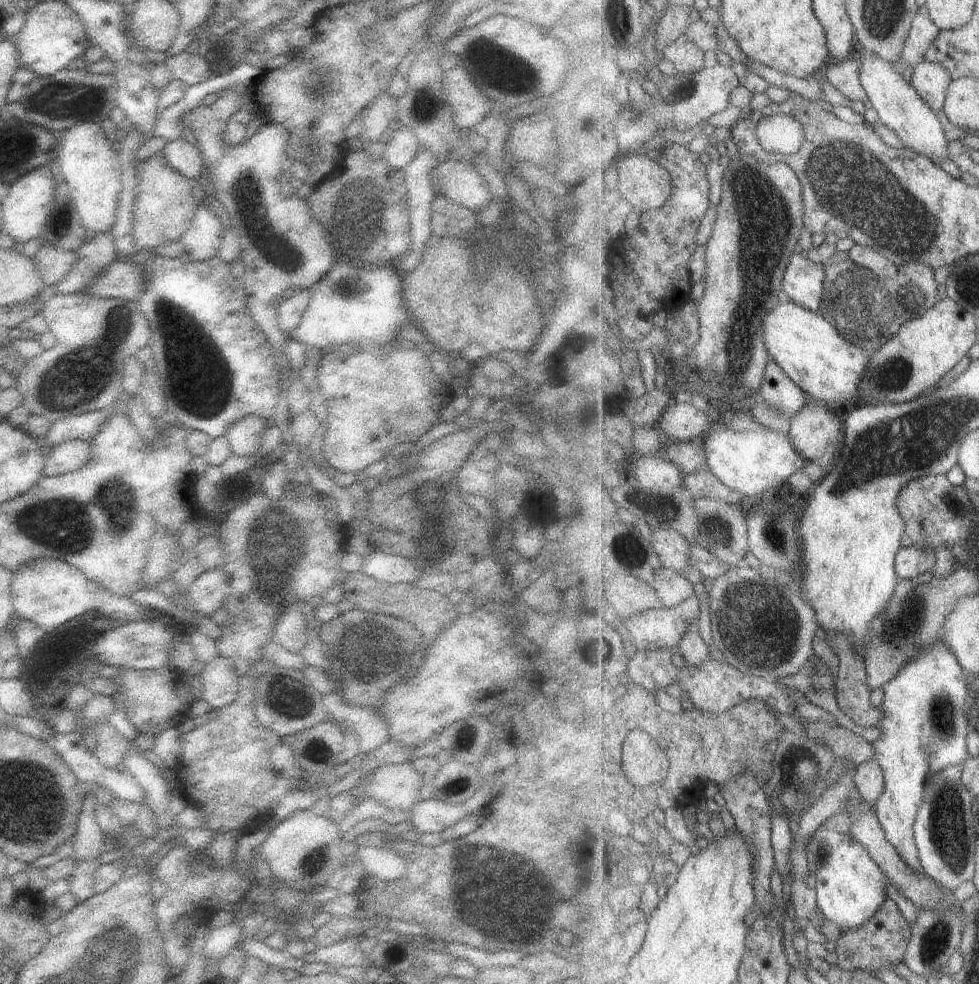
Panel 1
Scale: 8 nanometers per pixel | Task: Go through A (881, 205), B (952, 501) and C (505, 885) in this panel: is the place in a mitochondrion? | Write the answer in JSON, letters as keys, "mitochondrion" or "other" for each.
{"A":"mitochondrion","B":"mitochondrion","C":"mitochondrion"}

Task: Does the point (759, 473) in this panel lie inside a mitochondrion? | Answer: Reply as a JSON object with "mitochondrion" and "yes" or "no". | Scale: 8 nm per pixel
{"mitochondrion":"no"}

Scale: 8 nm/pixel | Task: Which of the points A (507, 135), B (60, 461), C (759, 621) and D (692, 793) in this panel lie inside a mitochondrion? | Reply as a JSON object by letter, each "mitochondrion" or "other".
{"A":"other","B":"other","C":"mitochondrion","D":"other"}

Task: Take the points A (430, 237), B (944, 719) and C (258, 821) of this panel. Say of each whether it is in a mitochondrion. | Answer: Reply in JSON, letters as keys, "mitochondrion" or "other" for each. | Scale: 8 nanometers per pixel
{"A":"other","B":"mitochondrion","C":"other"}

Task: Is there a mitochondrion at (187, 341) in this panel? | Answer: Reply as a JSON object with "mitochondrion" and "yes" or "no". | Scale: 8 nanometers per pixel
{"mitochondrion":"yes"}

